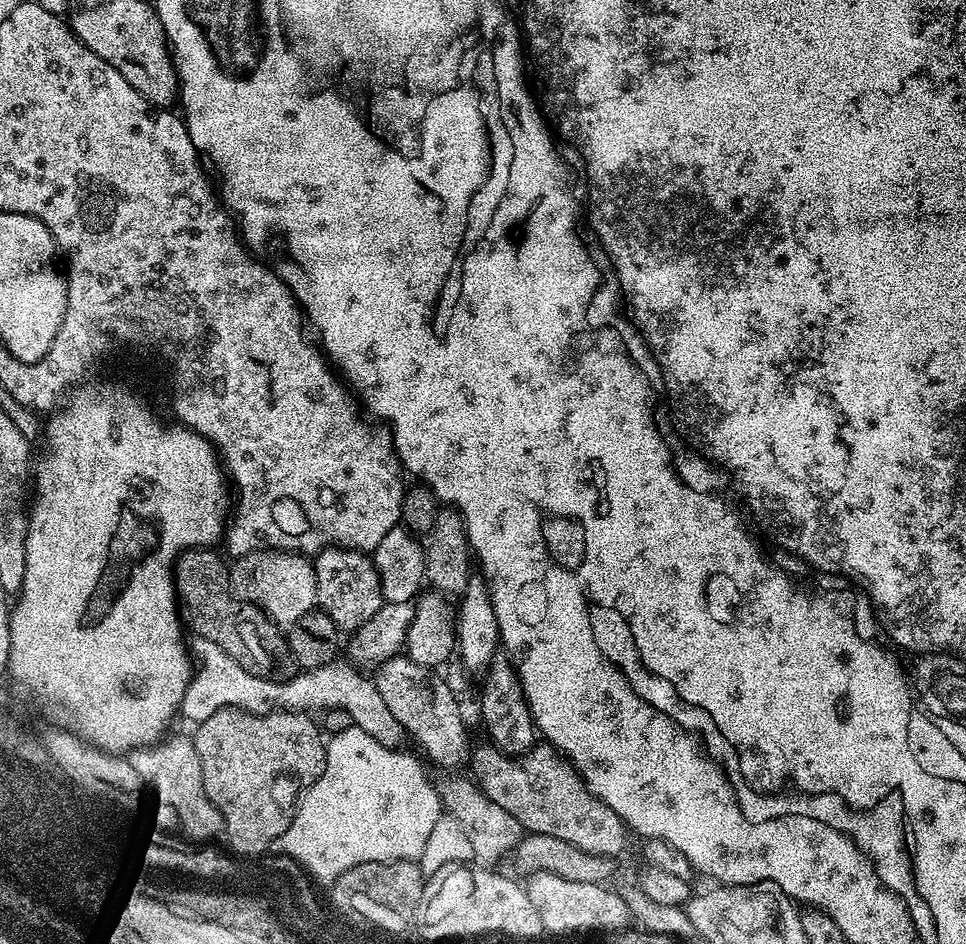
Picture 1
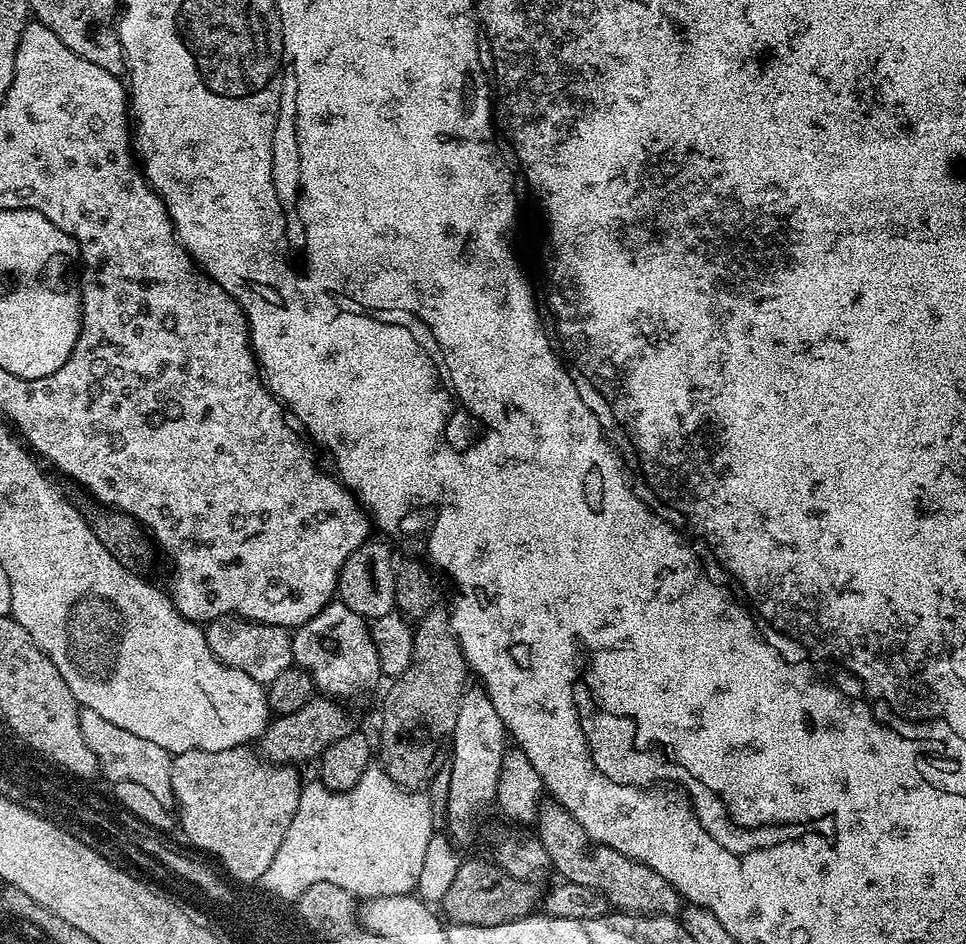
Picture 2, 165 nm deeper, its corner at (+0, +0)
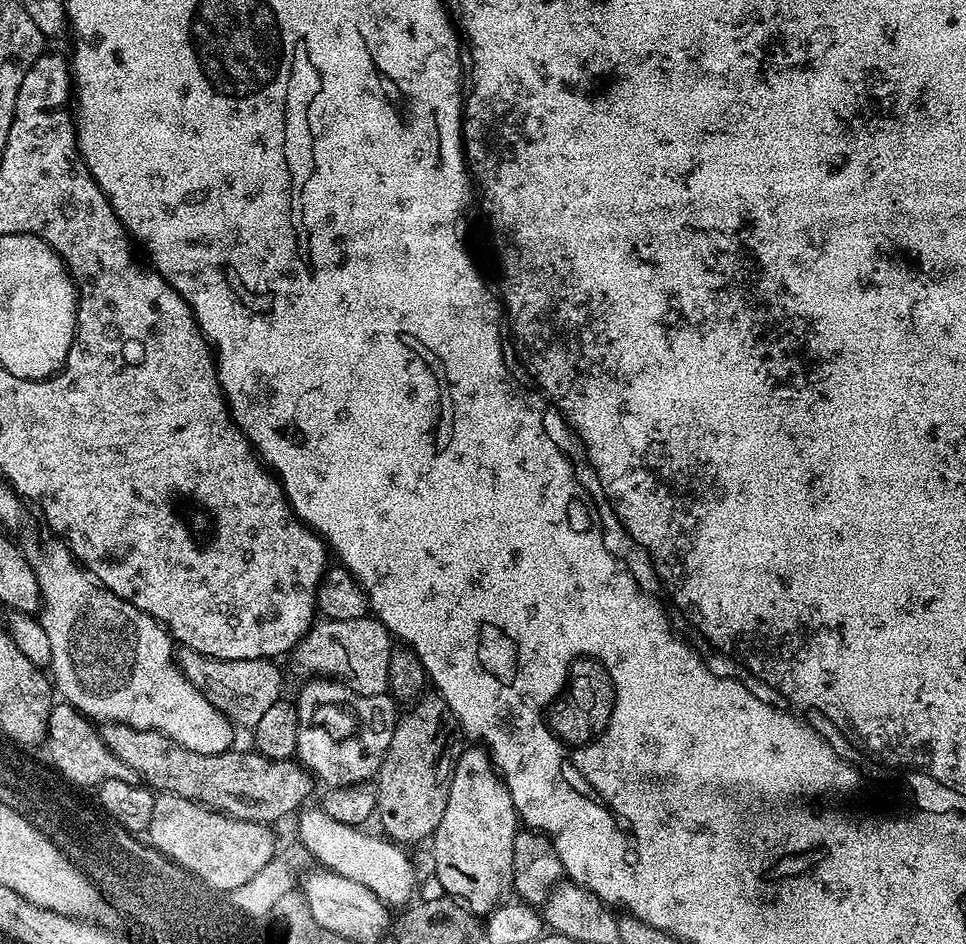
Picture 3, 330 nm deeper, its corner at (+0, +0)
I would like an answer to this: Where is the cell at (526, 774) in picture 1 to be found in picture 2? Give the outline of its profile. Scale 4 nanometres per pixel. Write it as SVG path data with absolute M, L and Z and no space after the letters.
M555 802L541 803L534 828L540 831L540 845L546 854L550 854L553 869L557 873L560 871L564 875L561 877L569 884L590 886L595 892L602 893L613 909L634 912L638 916L676 914L681 911L682 897L678 889L666 882L662 874L605 844L595 844L562 805Z

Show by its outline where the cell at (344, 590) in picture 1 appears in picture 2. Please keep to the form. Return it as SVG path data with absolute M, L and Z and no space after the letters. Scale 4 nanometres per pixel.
M339 602L326 605L322 611L314 614L314 618L310 618L310 622L306 622L301 628L295 629L291 633L291 637L292 659L295 667L308 672L313 685L325 697L347 702L346 700L350 699L351 696L360 696L363 692L370 691L375 686L376 679L381 679L380 663L378 662L376 647L372 641L369 621L358 614L354 614L354 610L350 610L350 606Z

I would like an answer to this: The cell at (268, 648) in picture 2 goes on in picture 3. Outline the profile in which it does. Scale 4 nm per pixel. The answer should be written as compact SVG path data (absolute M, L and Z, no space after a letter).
M181 647L178 652L178 667L184 677L194 685L208 701L215 706L223 716L228 717L233 725L240 724L248 730L255 729L256 723L262 719L262 714L270 706L274 706L278 699L276 688L272 680L262 673L256 672L256 668L268 672L272 668L273 661L266 659L255 660L215 660L213 656L198 654L198 650L190 650Z

